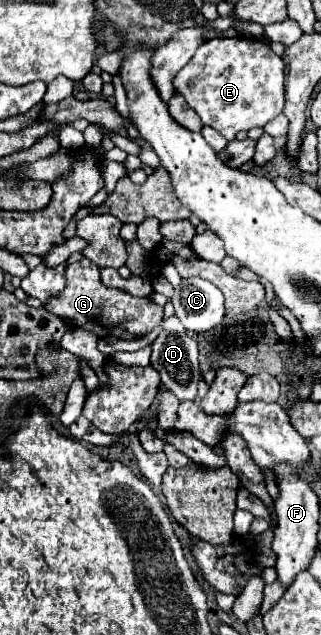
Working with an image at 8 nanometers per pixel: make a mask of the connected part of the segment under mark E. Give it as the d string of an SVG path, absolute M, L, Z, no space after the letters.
M212 38L176 74L174 88L204 124L234 140L240 130L264 128L284 108L284 62L272 48L254 38Z

